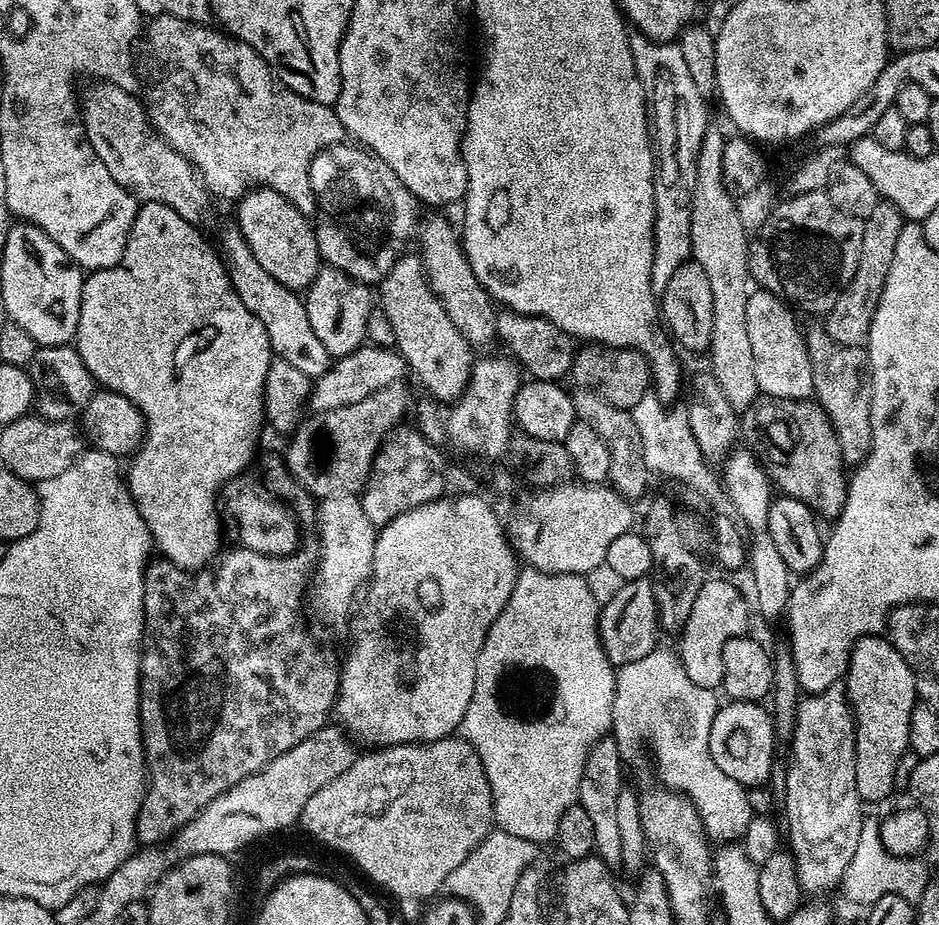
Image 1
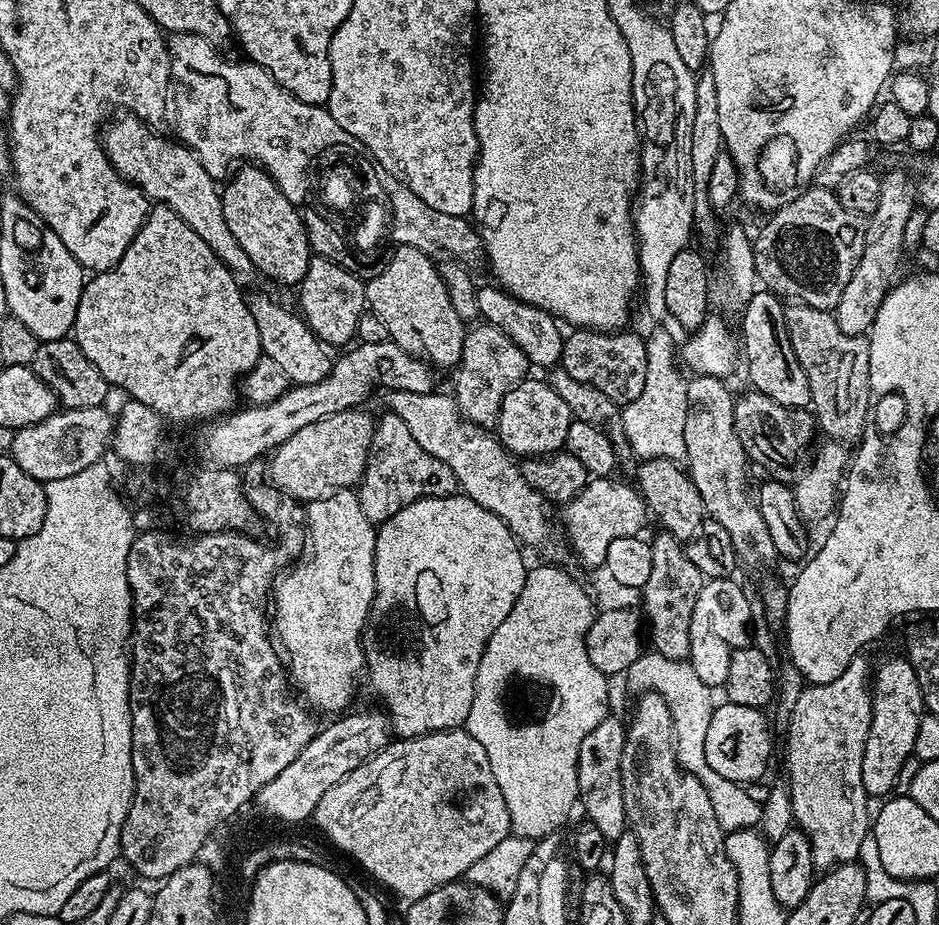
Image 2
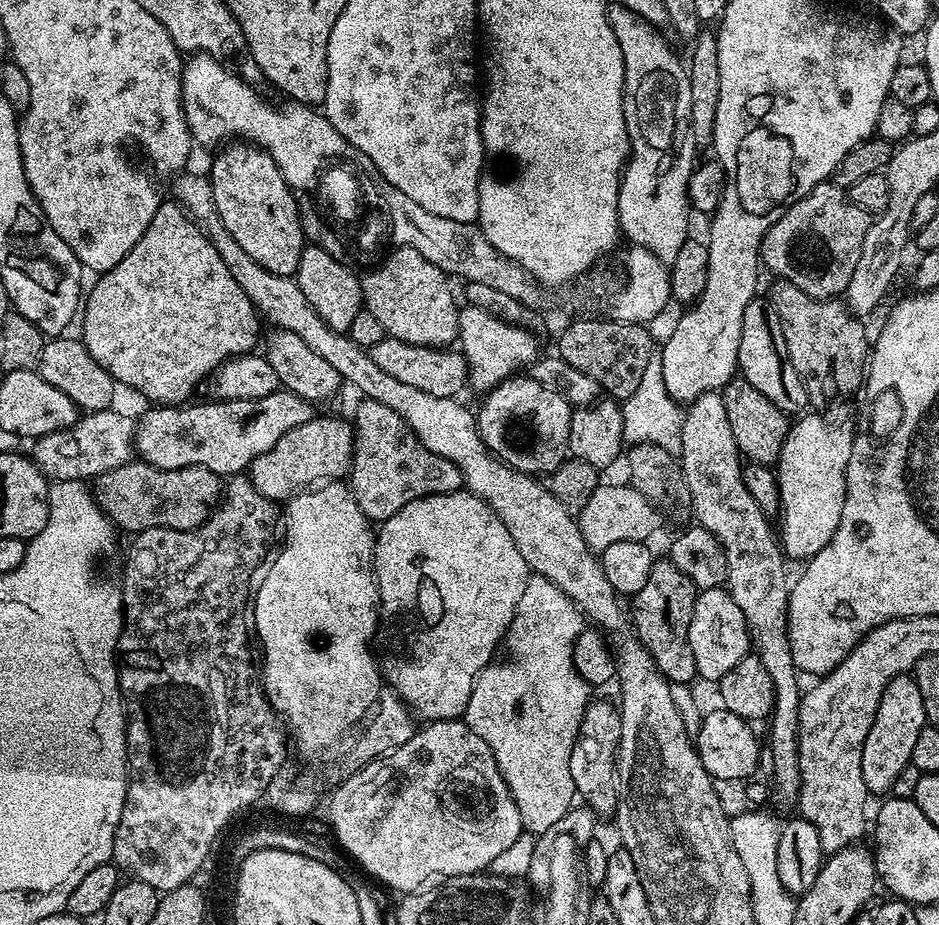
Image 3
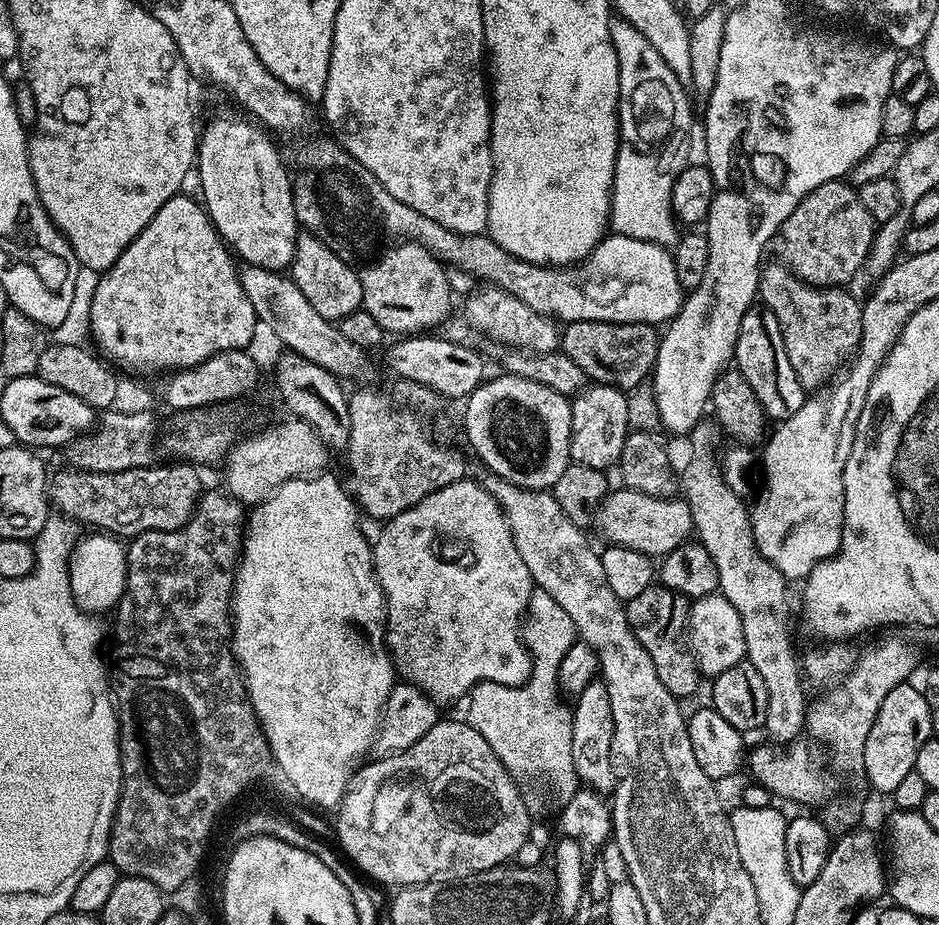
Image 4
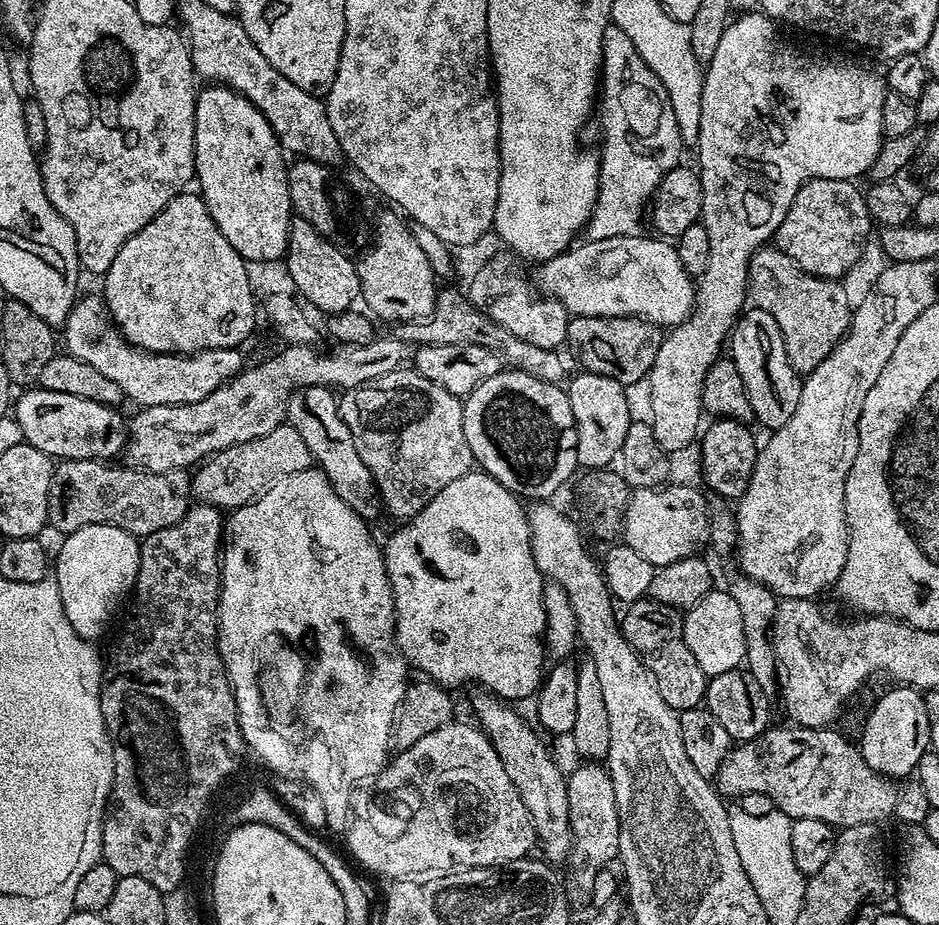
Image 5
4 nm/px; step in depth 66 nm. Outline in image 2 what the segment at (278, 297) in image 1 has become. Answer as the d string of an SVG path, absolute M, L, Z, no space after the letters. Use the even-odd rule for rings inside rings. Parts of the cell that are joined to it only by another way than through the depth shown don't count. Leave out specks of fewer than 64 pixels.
M256 292L253 296L249 295L247 302L250 314L254 314L254 323L258 326L261 353L274 358L274 362L278 362L278 366L282 366L282 374L286 374L289 382L293 385L313 384L314 382L322 382L322 378L326 378L326 374L330 374L334 363L333 357L331 355L328 357L329 349L312 333L310 326L301 315L295 311L292 313L288 308L283 308L278 301L271 300L264 292Z

